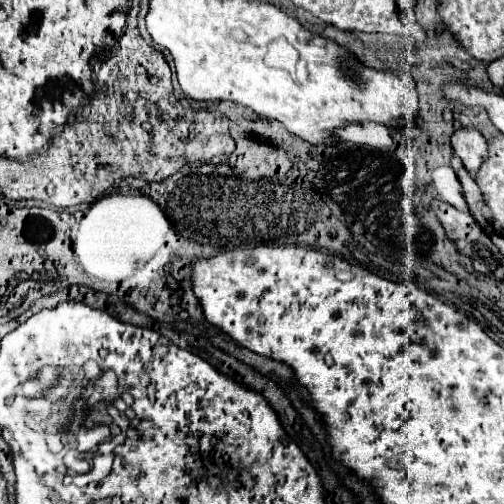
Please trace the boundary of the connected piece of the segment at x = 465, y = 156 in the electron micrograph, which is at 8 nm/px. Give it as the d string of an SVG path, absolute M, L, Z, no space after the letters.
M474 127L458 129L452 135L452 149L464 163L468 173L478 173L482 167L482 161L488 159L488 143L482 137L482 133Z

